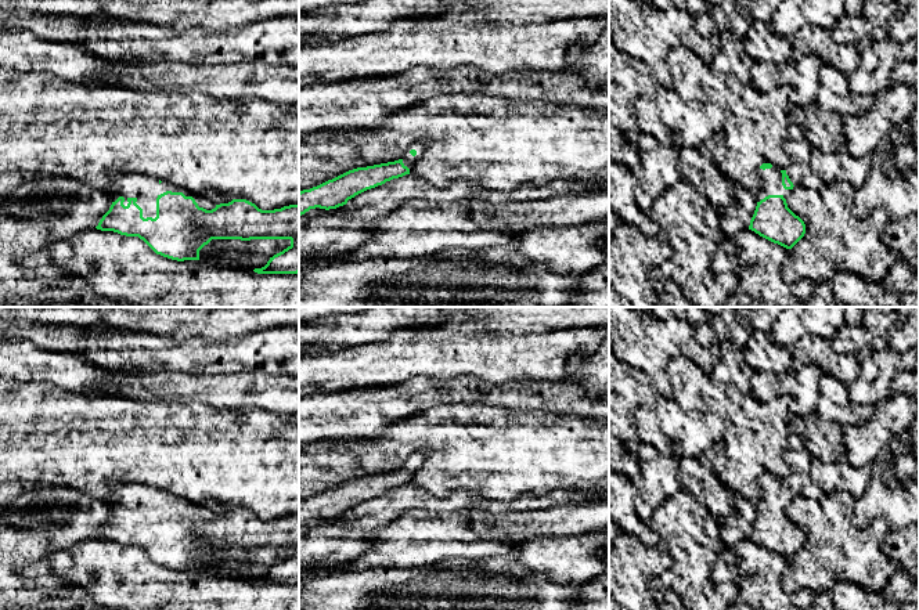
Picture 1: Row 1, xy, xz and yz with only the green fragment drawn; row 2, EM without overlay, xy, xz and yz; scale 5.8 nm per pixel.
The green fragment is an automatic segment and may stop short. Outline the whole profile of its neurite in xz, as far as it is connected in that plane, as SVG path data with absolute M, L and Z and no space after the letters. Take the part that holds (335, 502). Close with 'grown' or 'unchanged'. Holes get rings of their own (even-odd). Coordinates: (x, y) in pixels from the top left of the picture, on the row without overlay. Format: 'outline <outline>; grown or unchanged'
outline M428 451L412 454L403 469L349 480L310 499L299 502L299 526L310 519L336 519L356 505L410 484L410 477L422 466Z; grown

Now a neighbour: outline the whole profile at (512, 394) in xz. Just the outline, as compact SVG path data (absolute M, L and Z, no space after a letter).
M469 375L448 380L418 376L390 387L363 387L299 398L299 451L322 441L379 438L390 423L440 404L482 404L509 409L541 409L609 418L609 400L592 396L584 387L566 382L527 380L493 385Z

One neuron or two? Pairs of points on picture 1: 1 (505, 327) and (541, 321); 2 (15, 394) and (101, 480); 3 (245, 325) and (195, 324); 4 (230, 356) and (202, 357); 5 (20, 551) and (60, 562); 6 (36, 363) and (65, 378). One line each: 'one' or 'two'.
1: one
2: one
3: one
4: one
5: two
6: one

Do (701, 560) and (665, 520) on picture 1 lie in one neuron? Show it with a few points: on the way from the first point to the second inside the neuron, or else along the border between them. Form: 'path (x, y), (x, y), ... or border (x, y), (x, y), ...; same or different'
path (691, 551), (689, 544), (674, 529); same

